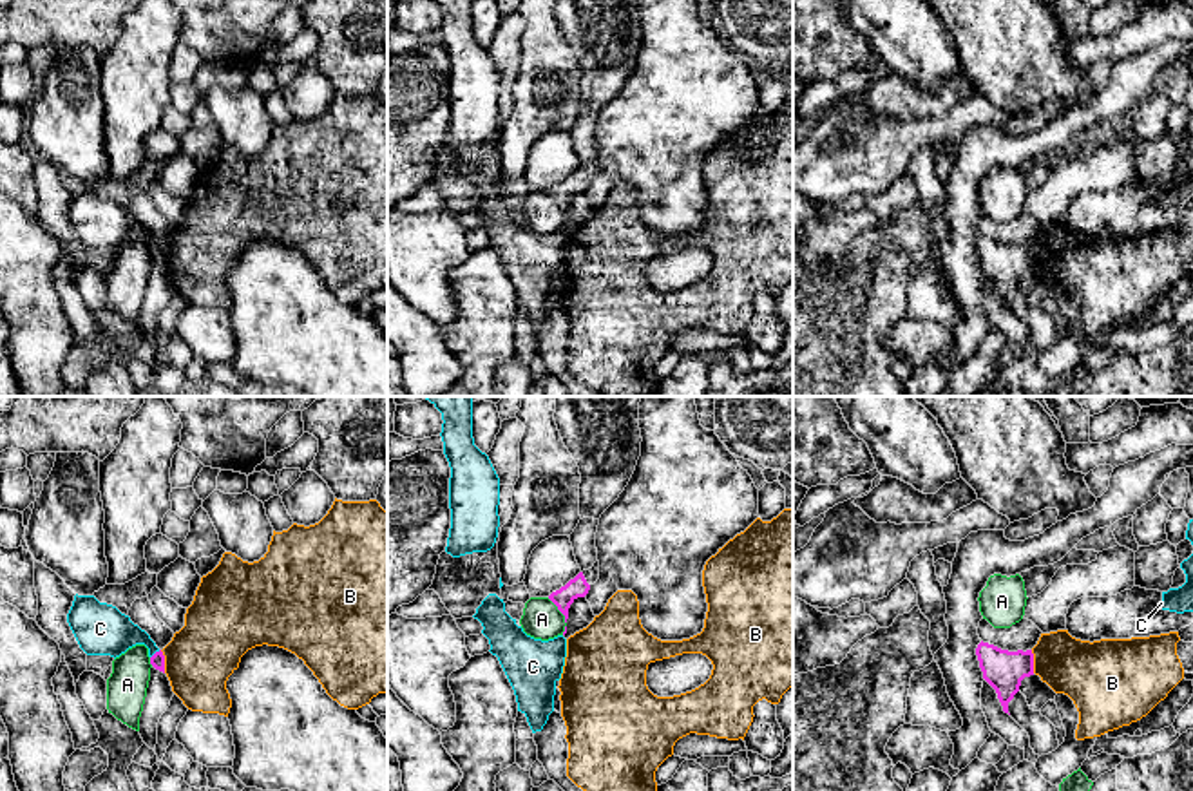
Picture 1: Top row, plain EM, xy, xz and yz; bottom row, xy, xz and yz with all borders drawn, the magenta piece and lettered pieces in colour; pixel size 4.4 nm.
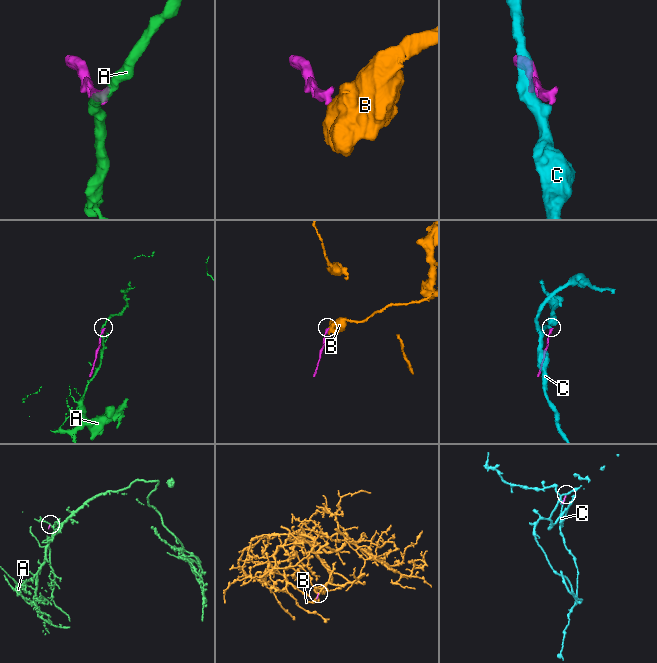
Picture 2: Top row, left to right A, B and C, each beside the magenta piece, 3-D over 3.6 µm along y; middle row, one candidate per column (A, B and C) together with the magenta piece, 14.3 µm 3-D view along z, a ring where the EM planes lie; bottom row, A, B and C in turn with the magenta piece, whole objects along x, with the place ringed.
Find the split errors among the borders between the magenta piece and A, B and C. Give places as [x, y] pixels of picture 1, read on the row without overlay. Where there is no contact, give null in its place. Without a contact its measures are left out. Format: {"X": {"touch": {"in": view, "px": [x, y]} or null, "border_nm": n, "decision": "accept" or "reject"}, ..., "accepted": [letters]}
{"A": {"touch": {"in": "xz", "px": [563, 209]}, "border_nm": 180, "decision": "reject"}, "B": {"touch": {"in": "xy", "px": [163, 256]}, "border_nm": 110, "decision": "reject"}, "C": {"touch": {"in": "xy", "px": [154, 248]}, "border_nm": 60, "decision": "reject"}, "accepted": []}

